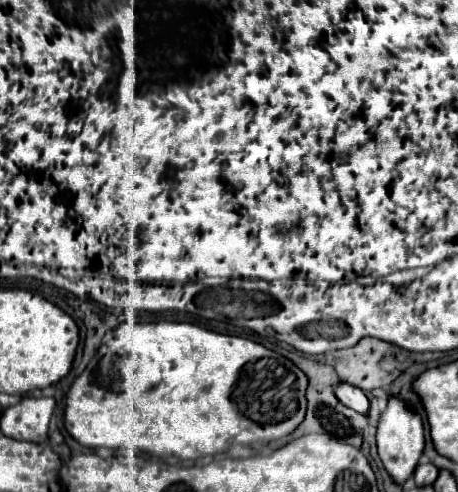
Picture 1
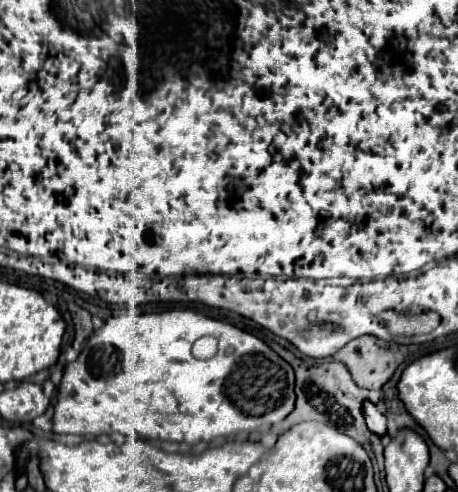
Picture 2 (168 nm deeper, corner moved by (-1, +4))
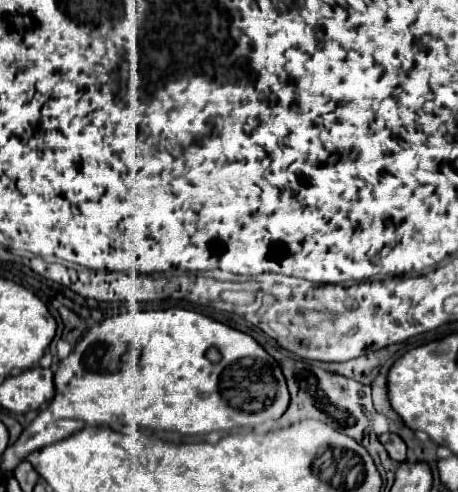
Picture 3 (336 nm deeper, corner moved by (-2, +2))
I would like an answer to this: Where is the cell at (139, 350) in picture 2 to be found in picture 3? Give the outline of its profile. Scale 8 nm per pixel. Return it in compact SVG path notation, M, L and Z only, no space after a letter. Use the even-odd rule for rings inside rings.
M173 307L167 311L141 311L141 309L135 309L135 311L127 311L123 315L115 315L115 317L109 317L109 319L103 319L101 323L95 323L75 345L75 349L59 361L59 369L55 373L55 397L53 401L49 403L47 409L39 411L39 415L35 417L35 421L31 421L23 433L19 435L19 439L9 445L1 457L1 471L5 475L11 475L13 469L33 451L37 451L39 447L45 447L45 445L51 445L55 441L61 441L77 431L81 431L85 425L137 425L137 427L147 427L147 429L163 429L163 431L177 431L177 433L183 433L183 435L201 435L201 433L211 433L211 431L229 431L229 429L235 429L235 427L255 427L267 419L279 419L283 415L283 411L287 409L289 405L289 391L287 391L287 385L285 385L285 377L281 373L281 367L279 363L247 333L241 333L229 325L223 325L219 321L213 321L211 317L205 317L201 313L195 313L195 311L187 311L187 309L179 309L179 307ZM215 347L219 353L221 353L221 361L219 363L213 363L207 359L207 349ZM277 397L279 397L279 405L283 403L283 411L265 411L269 409L271 405L277 403Z

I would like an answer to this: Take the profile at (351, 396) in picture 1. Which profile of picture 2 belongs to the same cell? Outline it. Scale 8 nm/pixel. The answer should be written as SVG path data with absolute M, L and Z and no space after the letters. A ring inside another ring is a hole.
M372 401L362 403L362 411L364 411L364 419L368 423L368 429L372 433L386 435L386 417L384 417L384 413Z

